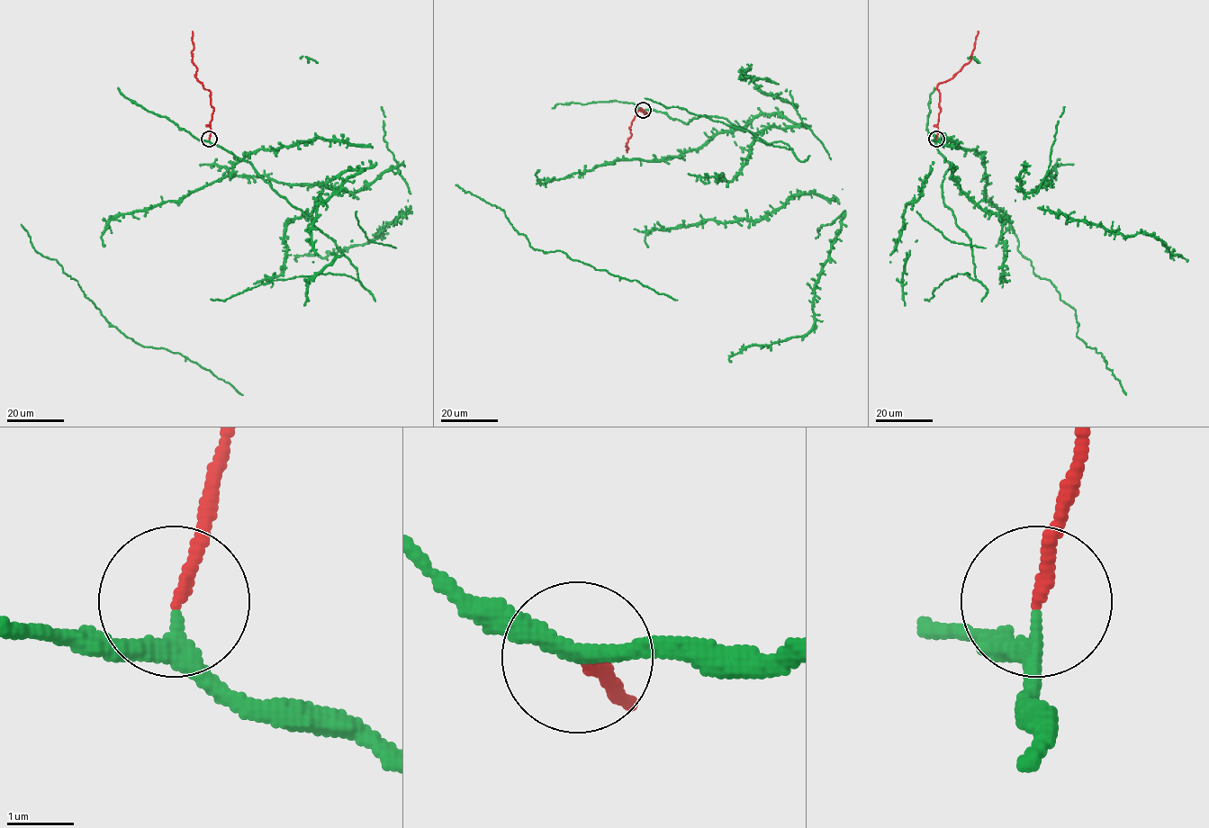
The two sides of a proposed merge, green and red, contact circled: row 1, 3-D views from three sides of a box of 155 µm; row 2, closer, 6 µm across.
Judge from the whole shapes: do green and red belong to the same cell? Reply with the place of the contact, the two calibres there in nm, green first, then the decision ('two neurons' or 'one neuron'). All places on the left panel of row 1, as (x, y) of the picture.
at (209, 139); 240 nm thick on the green side, 160 nm on the other; one neuron

